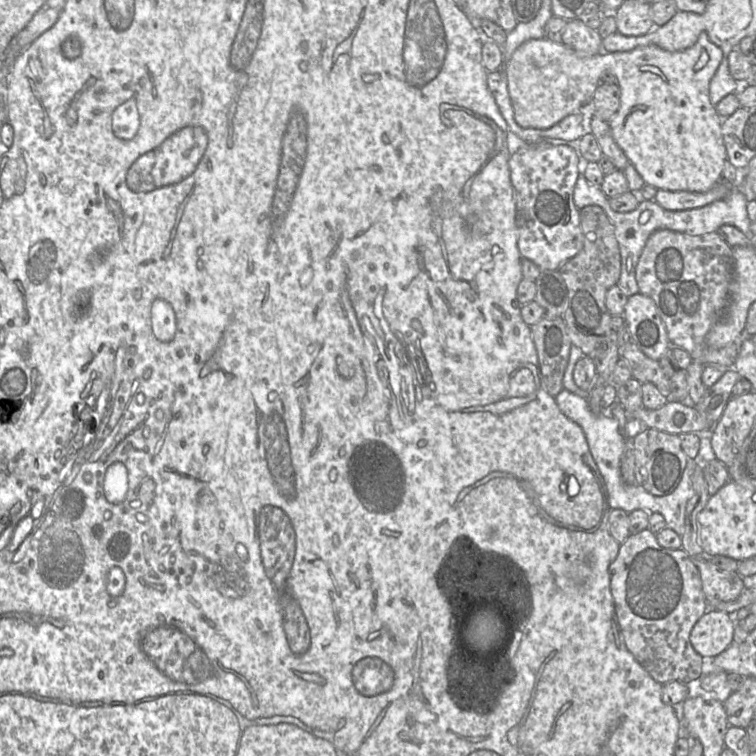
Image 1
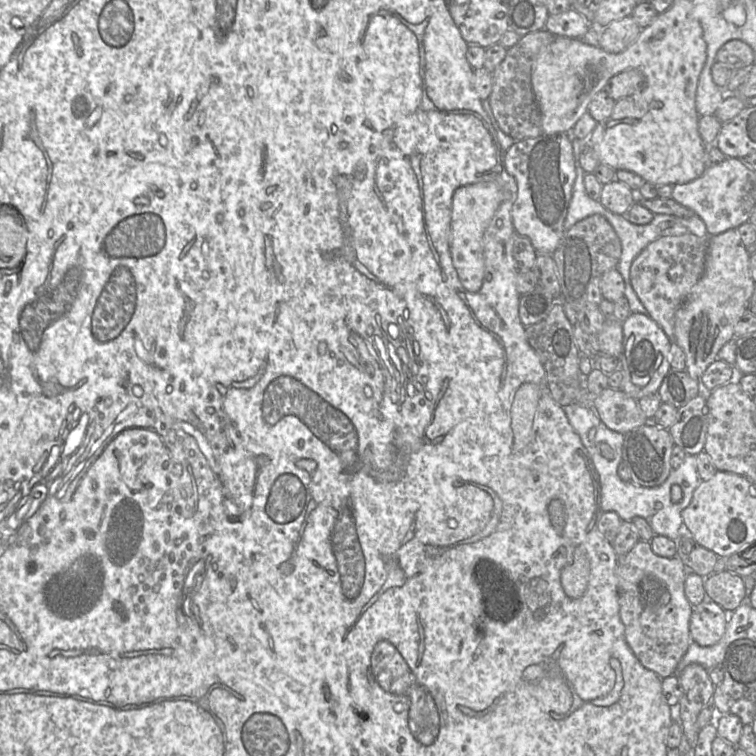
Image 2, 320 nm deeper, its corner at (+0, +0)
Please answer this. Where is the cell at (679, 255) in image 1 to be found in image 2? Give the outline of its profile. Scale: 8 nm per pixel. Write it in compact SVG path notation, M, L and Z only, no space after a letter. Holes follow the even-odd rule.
M686 233L665 236L647 245L633 260L630 282L648 315L661 327L671 343L675 342L674 315L705 270L708 237Z

